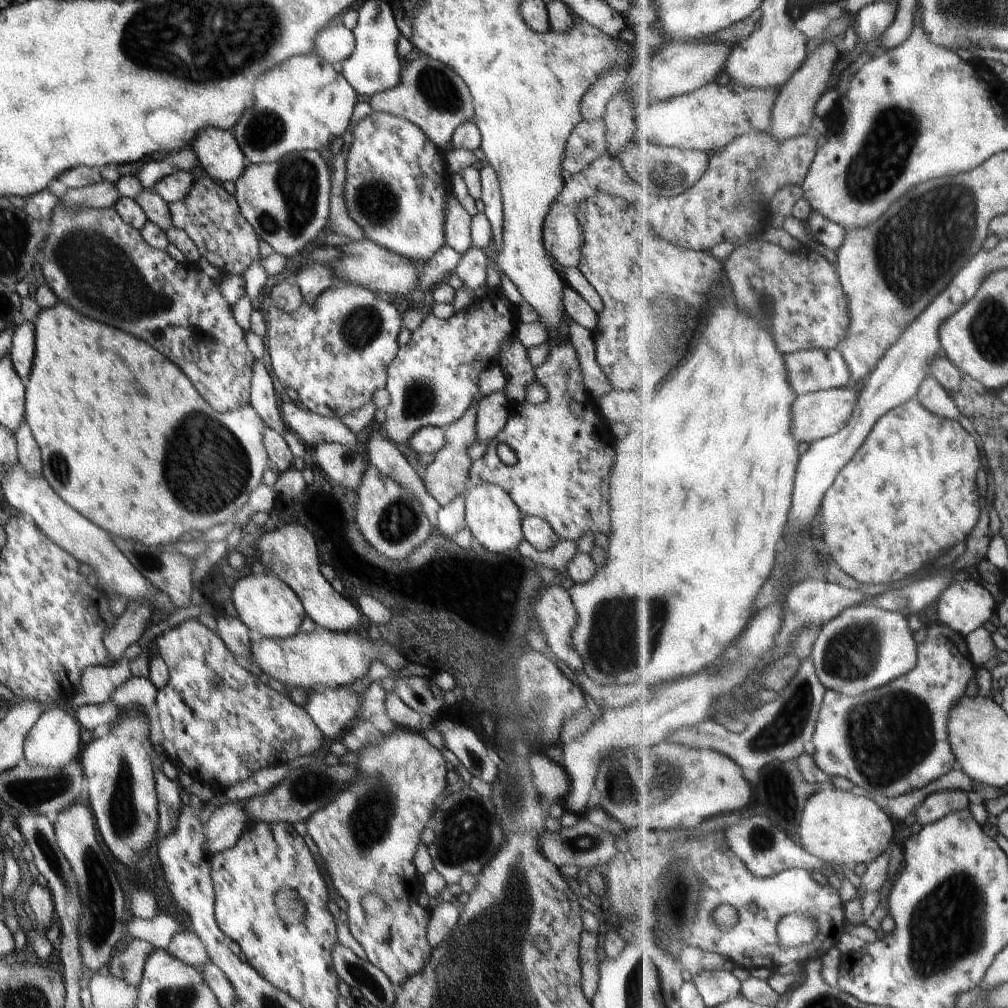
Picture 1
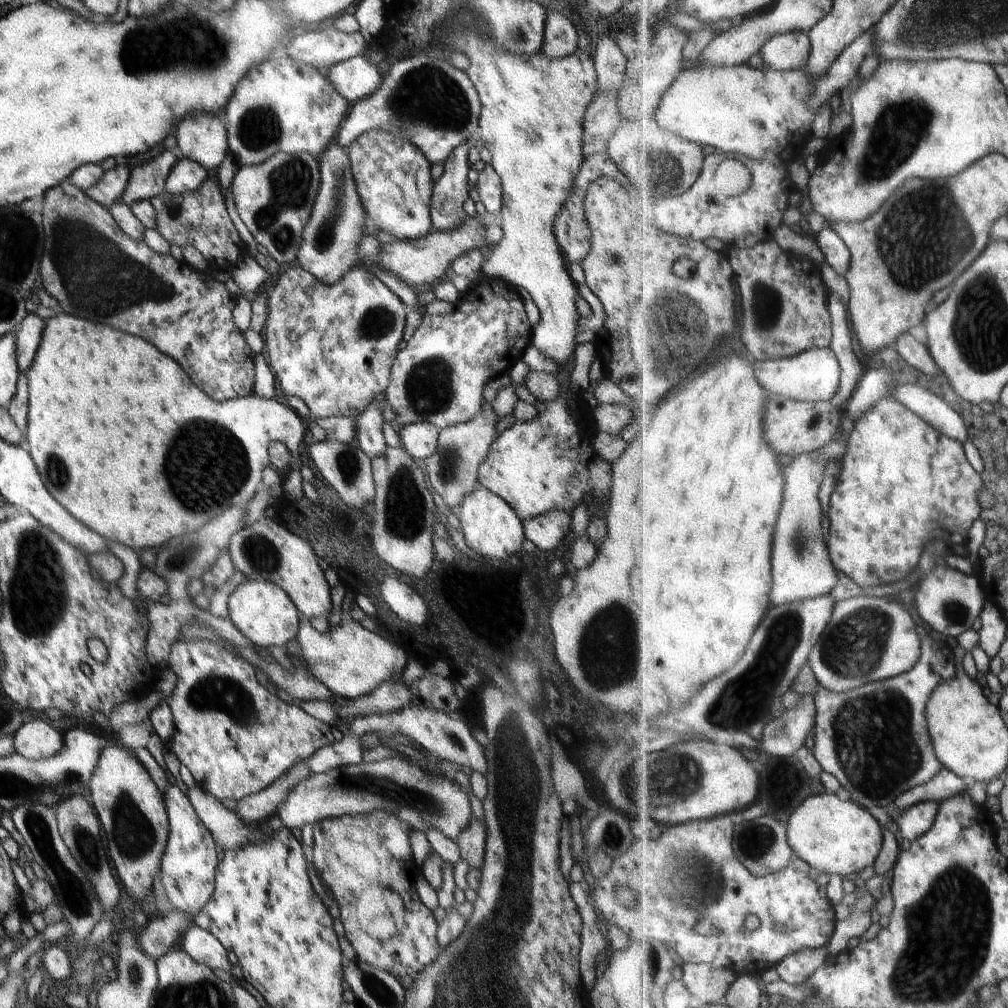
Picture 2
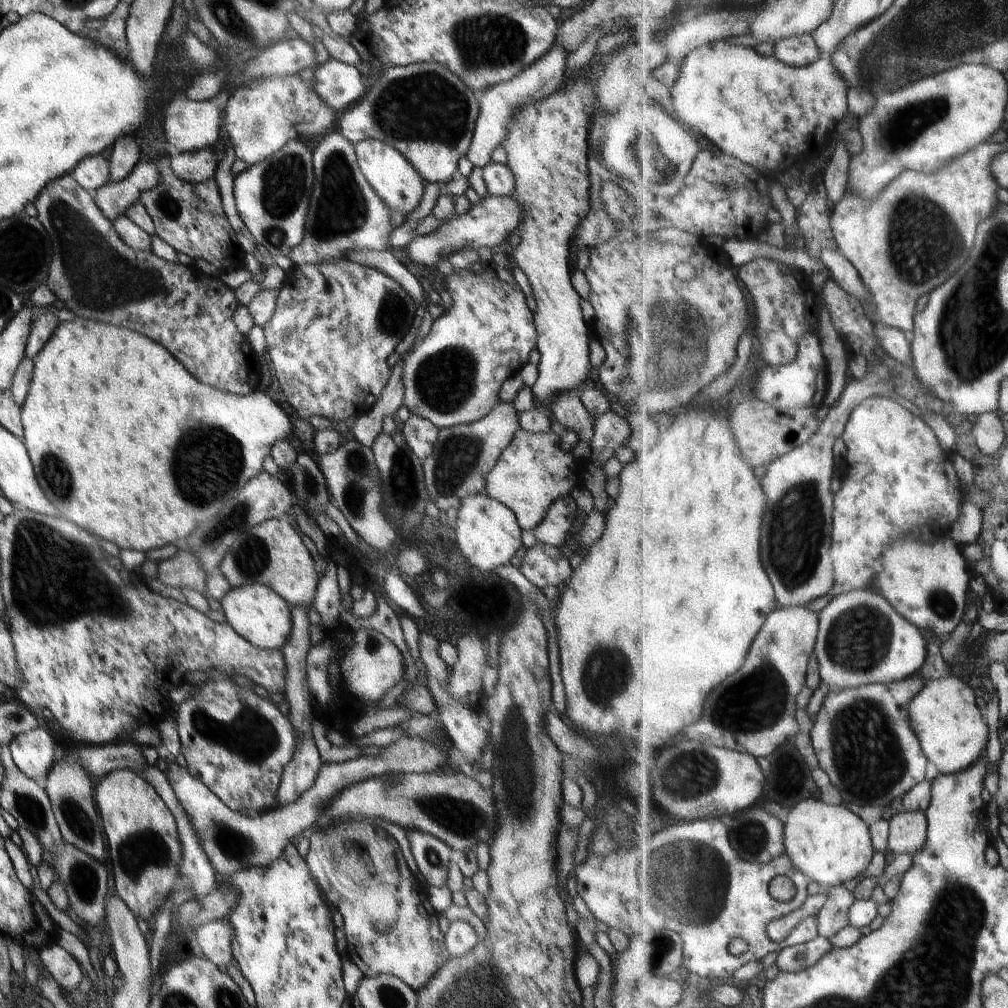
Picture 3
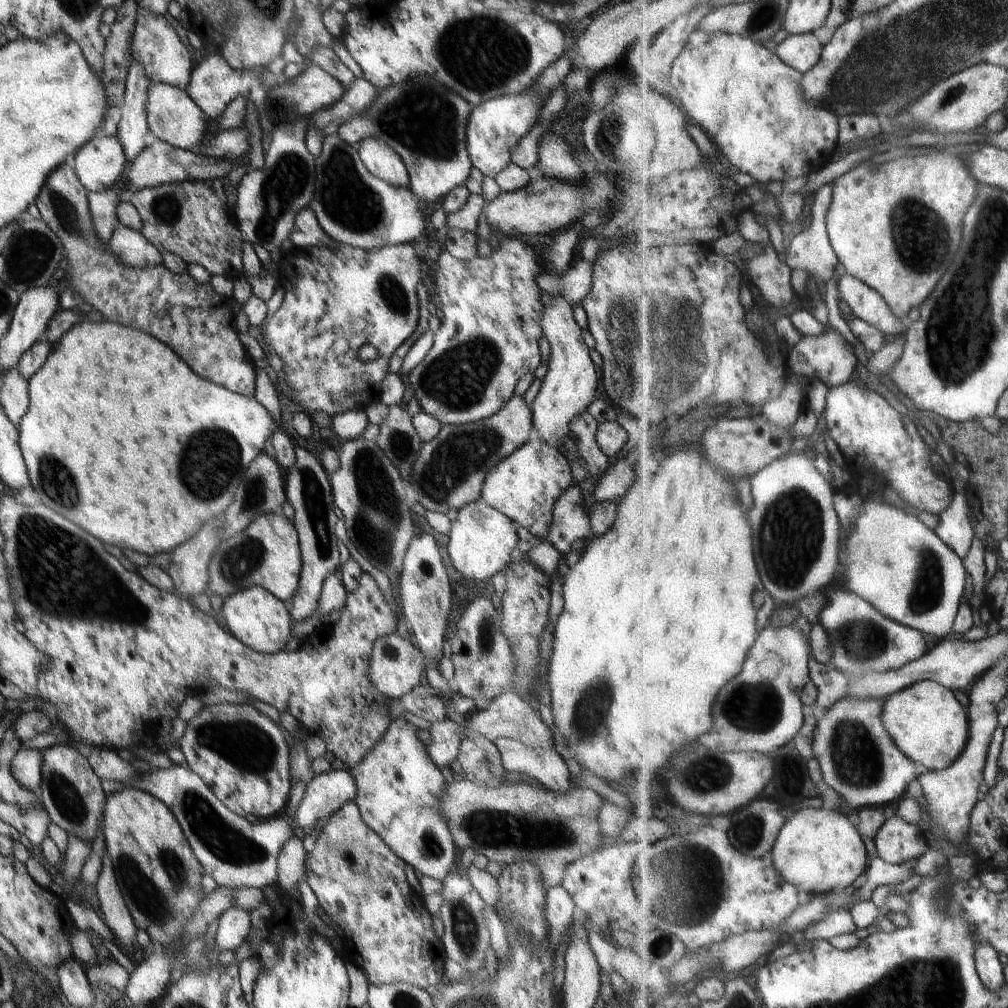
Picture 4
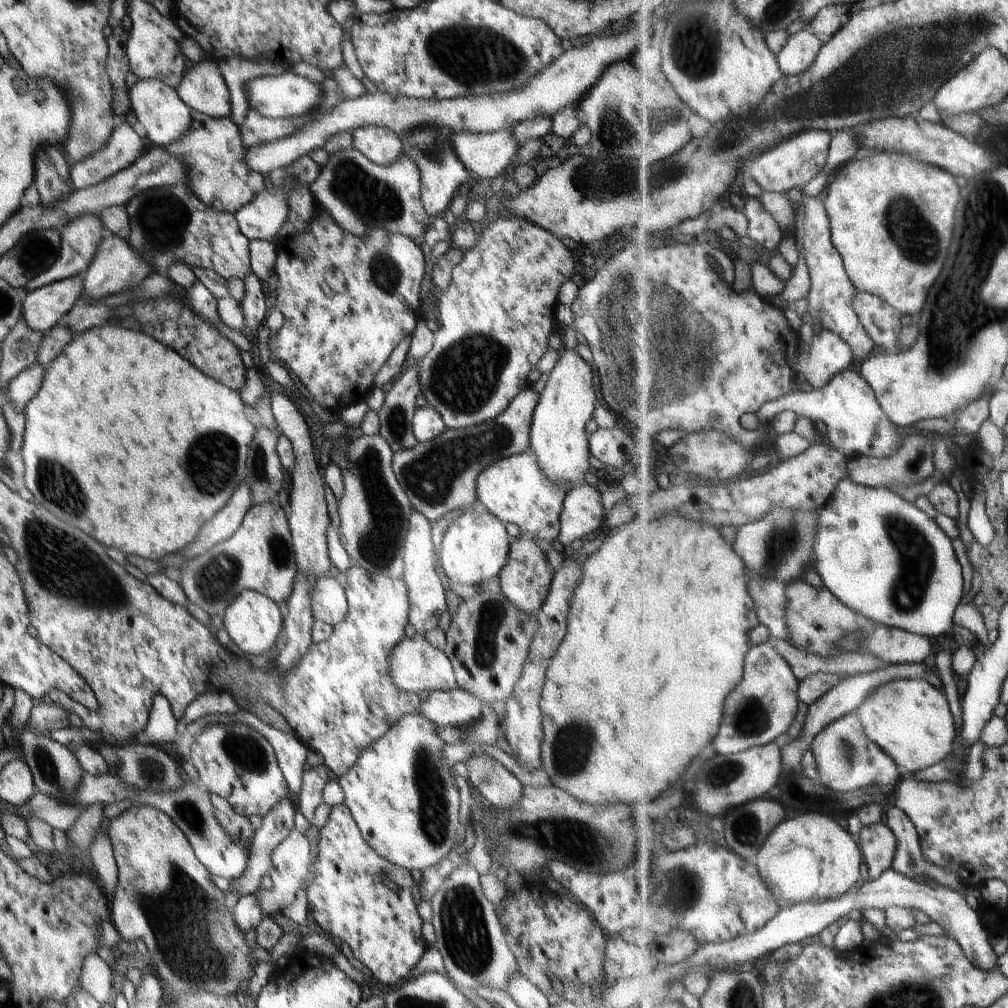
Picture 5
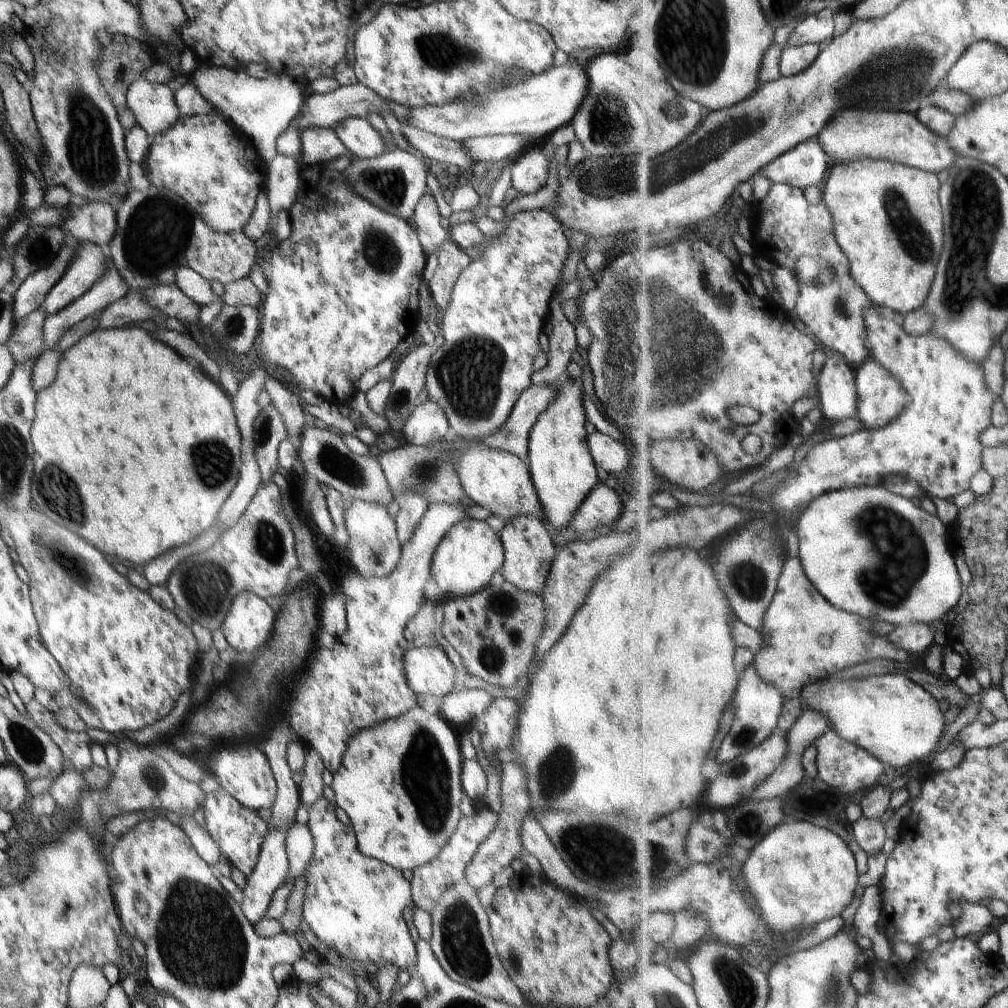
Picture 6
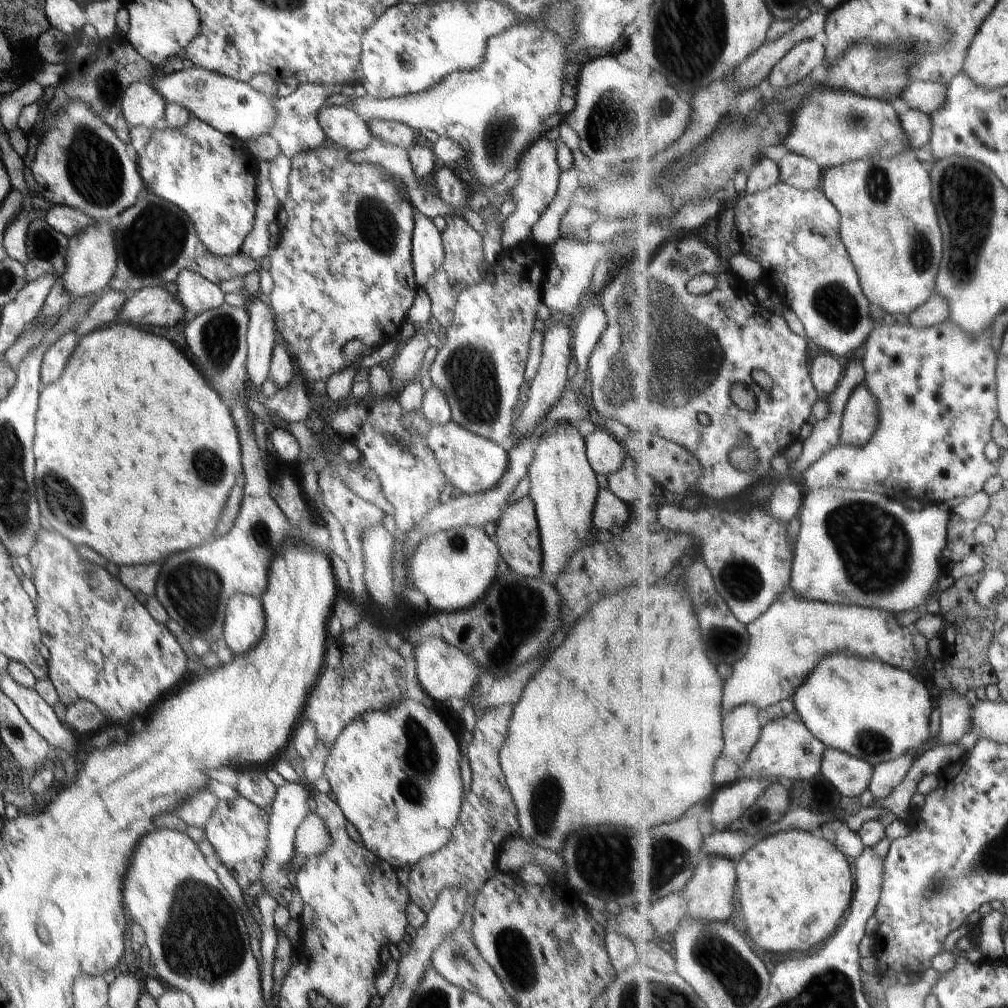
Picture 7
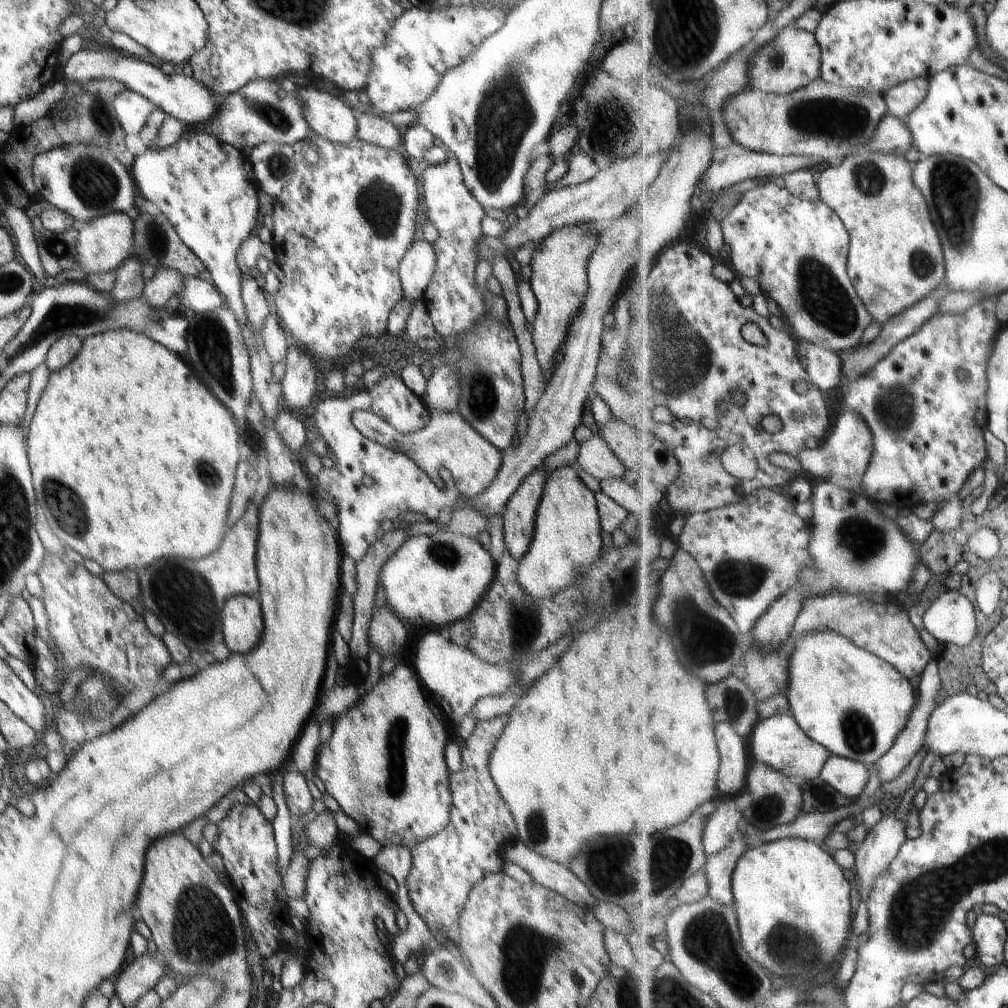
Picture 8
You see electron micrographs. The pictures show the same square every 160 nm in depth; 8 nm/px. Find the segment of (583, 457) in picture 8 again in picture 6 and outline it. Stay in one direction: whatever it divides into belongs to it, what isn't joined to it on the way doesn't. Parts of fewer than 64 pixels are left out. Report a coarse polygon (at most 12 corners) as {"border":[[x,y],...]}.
{"border":[[596,431],[587,445],[602,475],[633,466],[630,443]]}

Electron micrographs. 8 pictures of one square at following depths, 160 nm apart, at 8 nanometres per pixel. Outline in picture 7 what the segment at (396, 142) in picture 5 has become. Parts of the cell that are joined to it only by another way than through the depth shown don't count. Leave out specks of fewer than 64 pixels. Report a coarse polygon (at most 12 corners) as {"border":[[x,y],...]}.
{"border":[[320,107],[317,119],[327,140],[350,152],[374,138],[350,107]]}

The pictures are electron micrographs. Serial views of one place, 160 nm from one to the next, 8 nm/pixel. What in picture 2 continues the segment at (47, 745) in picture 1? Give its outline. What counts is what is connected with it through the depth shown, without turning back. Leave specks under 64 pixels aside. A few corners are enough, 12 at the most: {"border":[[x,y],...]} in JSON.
{"border":[[28,720],[13,734],[15,752],[37,761],[65,745],[64,733]]}

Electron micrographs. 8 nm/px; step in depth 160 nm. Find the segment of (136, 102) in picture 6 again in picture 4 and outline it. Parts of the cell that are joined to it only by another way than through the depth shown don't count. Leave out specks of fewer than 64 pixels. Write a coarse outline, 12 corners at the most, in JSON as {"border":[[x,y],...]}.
{"border":[[152,83],[149,130],[195,151],[208,118],[186,91]]}

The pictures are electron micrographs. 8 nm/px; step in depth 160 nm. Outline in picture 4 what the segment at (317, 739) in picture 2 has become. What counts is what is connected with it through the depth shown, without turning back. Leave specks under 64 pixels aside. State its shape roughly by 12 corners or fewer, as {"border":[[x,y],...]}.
{"border":[[204,706],[178,748],[226,808],[282,815],[282,726]]}

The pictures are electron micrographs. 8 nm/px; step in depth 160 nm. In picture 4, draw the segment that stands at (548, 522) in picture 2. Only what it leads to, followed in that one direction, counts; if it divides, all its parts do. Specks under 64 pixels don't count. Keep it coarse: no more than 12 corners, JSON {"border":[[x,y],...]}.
{"border":[[580,487],[554,503],[546,540],[563,555],[594,536]]}

